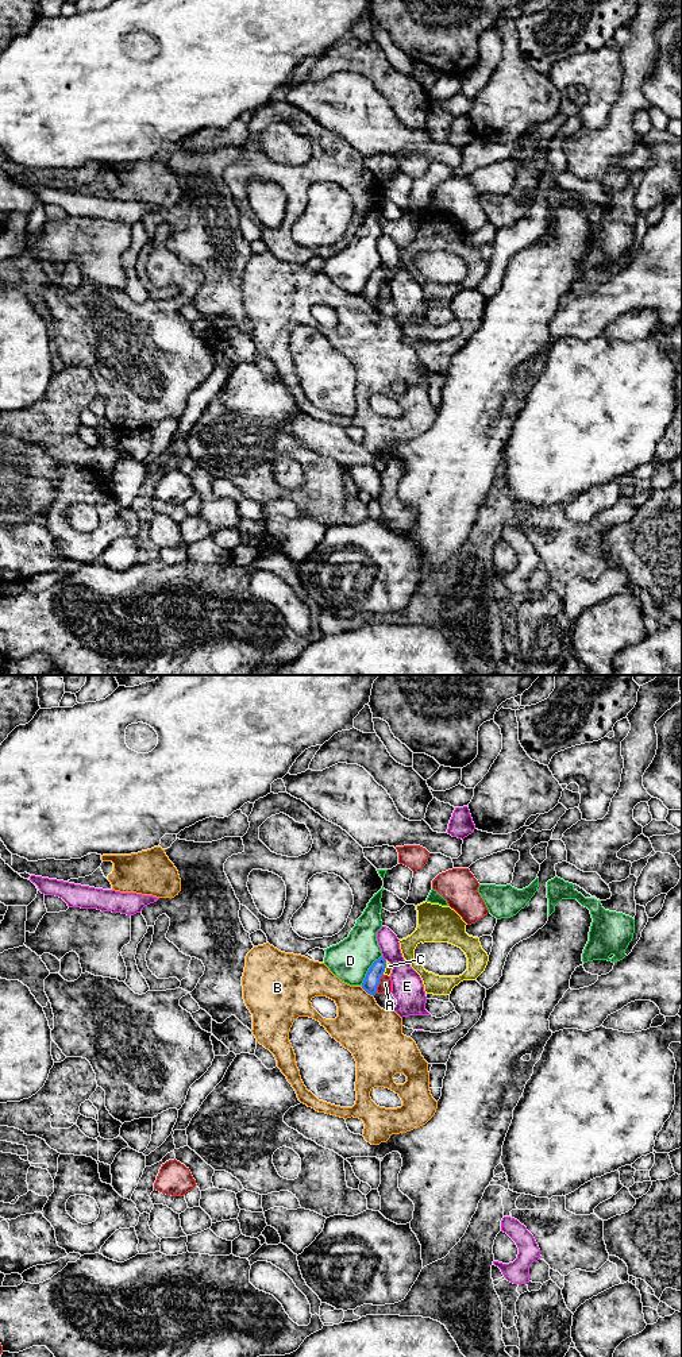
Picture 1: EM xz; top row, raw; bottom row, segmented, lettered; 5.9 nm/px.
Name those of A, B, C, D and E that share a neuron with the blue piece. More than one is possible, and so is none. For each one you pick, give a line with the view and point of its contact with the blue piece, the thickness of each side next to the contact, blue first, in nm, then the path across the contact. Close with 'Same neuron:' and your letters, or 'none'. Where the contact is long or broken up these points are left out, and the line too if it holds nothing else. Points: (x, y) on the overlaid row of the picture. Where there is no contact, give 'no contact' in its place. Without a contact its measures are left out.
Same neuron: none

